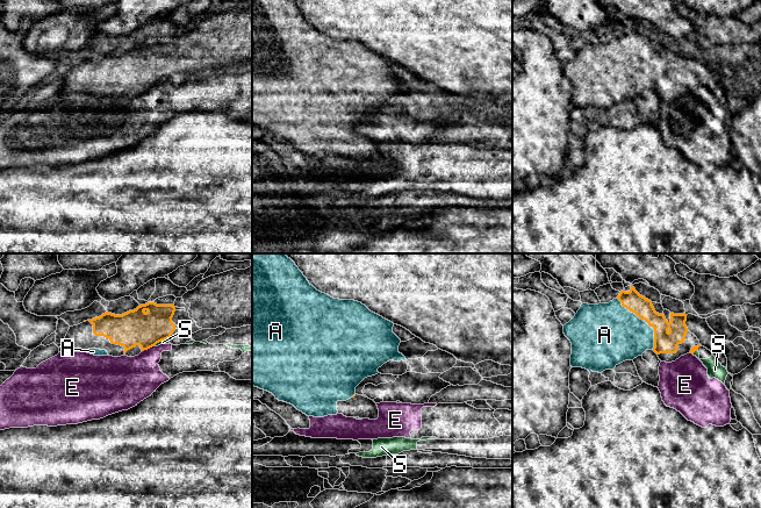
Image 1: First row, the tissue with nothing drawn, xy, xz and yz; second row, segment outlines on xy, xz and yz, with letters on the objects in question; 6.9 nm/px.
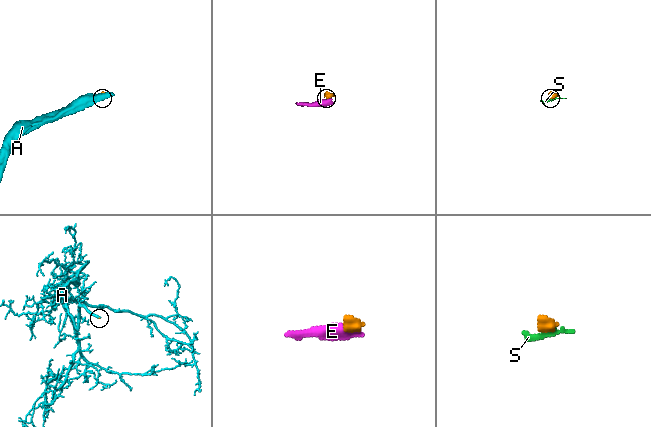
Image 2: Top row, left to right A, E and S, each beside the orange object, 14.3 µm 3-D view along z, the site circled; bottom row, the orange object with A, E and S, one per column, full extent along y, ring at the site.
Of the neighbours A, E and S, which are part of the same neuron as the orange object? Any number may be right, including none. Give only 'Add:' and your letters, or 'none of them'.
Add: A

